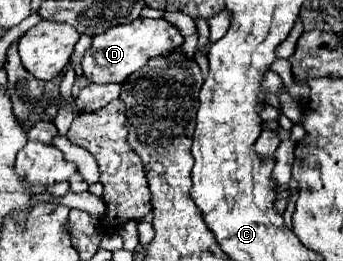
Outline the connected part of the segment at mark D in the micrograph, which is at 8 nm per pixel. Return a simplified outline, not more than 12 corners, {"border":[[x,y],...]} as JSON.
{"border":[[137,17],[93,37],[91,83],[121,83],[183,45],[165,19]]}

